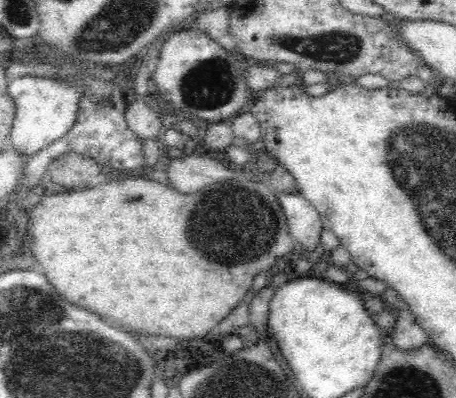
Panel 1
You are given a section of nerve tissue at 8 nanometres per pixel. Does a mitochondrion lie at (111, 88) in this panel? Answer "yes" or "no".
no

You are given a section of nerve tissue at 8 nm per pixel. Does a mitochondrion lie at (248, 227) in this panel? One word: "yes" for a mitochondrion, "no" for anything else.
yes

